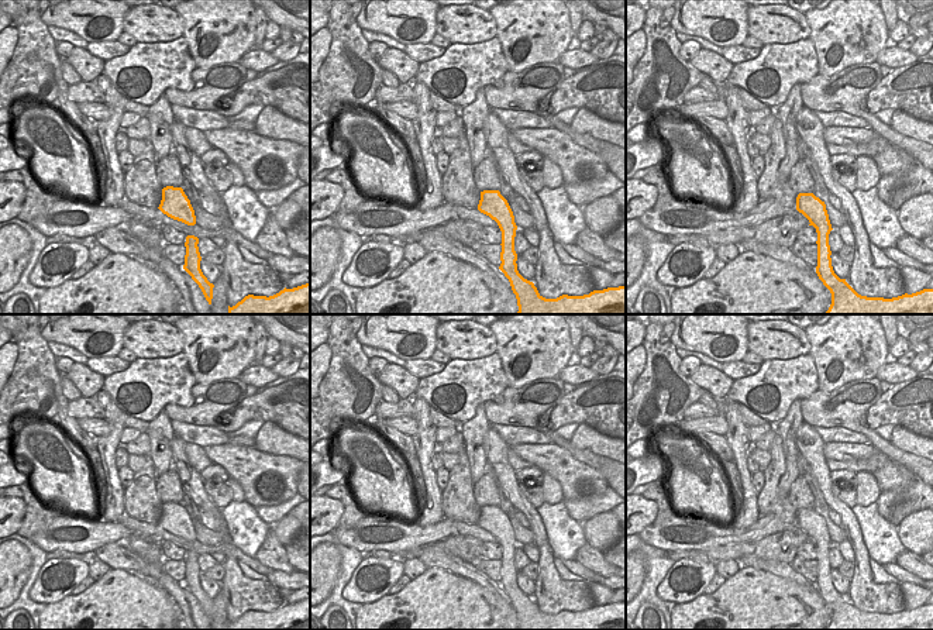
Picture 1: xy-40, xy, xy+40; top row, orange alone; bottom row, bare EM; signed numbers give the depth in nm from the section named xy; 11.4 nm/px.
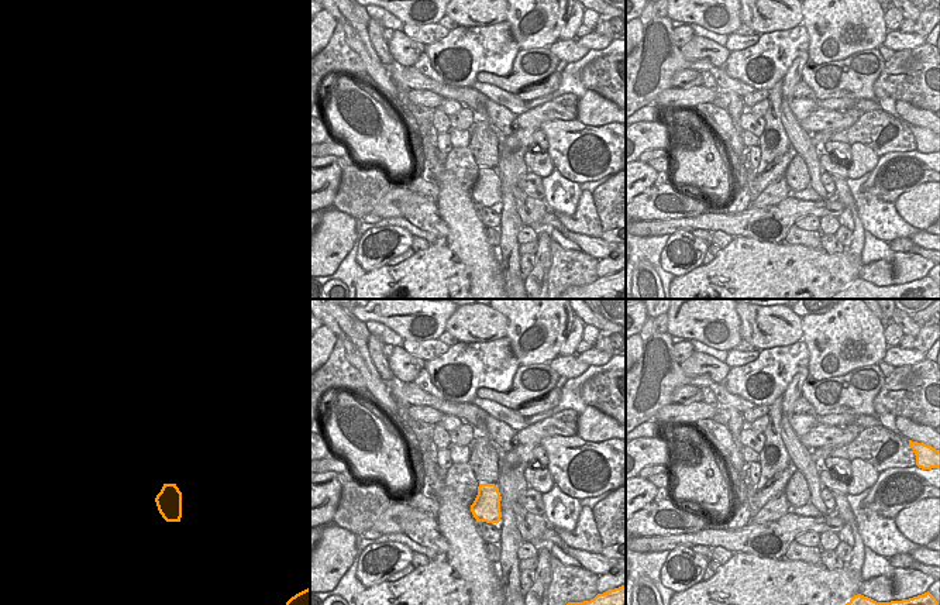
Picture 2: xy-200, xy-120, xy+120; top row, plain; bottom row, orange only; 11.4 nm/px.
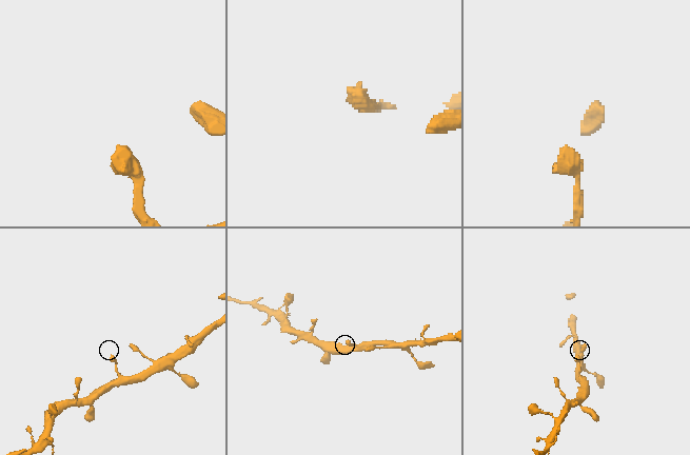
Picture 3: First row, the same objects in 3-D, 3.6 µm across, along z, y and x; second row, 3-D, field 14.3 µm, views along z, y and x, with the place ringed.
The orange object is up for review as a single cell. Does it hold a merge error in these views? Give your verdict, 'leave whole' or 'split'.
leave whole

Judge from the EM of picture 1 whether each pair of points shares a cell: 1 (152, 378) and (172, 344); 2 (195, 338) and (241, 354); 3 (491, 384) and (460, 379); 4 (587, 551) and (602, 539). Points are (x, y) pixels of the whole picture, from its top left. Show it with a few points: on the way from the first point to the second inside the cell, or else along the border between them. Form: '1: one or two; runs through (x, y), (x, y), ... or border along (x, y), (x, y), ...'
1: two; border along (182, 351), (169, 357), (137, 358)
2: one; runs through (205, 341), (220, 343), (230, 350)
3: one; runs through (484, 381), (467, 381)
4: two; border along (587, 541), (602, 553)

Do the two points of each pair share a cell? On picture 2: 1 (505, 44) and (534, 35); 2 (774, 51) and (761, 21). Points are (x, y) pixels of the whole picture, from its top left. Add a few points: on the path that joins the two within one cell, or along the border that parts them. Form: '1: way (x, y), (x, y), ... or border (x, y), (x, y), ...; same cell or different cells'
1: border (506, 20), (512, 37), (520, 48); different cells
2: border (798, 24), (761, 34); different cells

